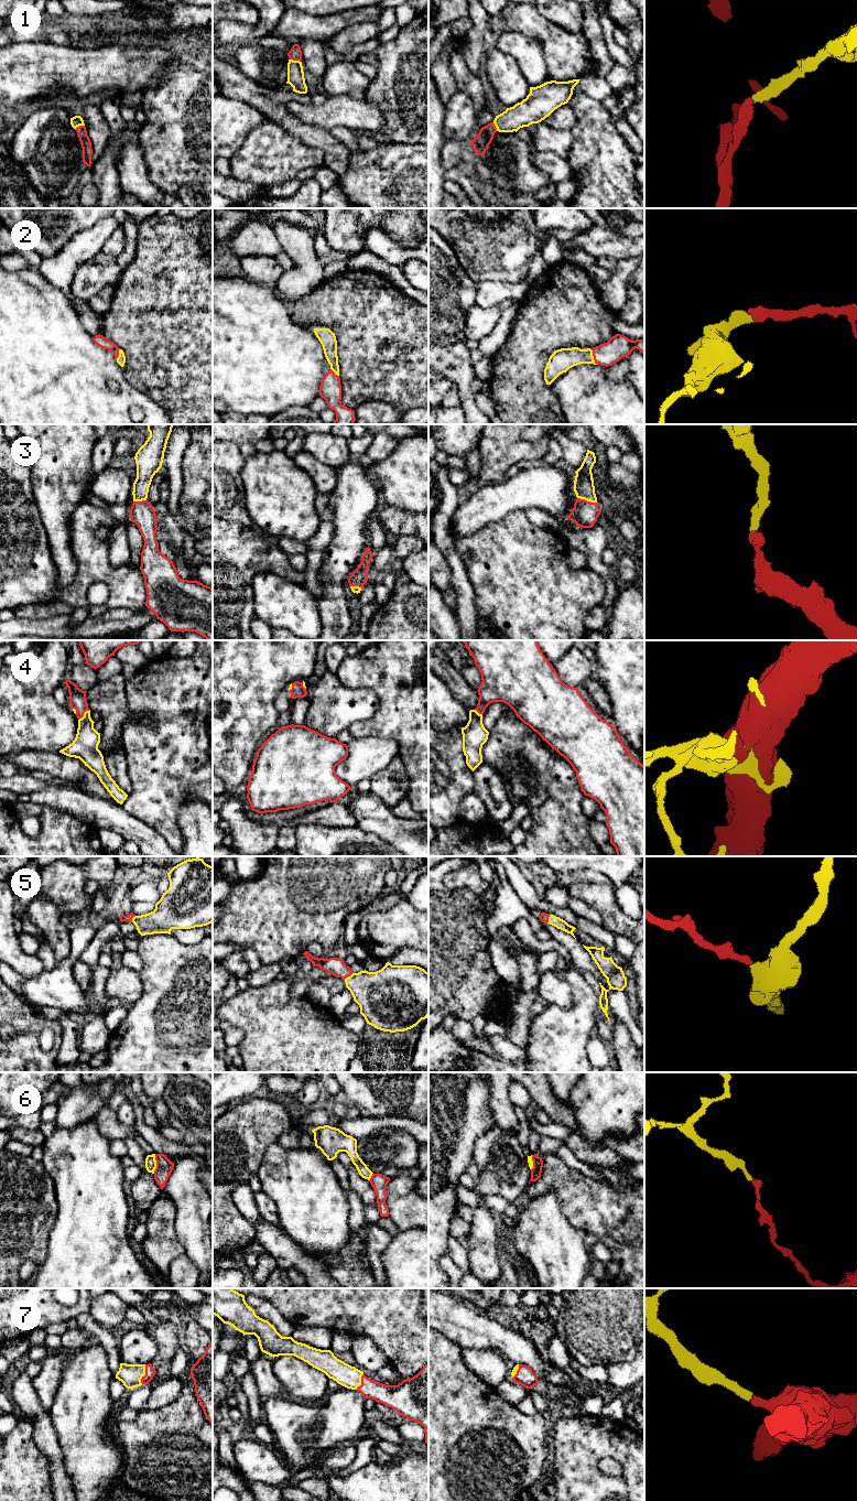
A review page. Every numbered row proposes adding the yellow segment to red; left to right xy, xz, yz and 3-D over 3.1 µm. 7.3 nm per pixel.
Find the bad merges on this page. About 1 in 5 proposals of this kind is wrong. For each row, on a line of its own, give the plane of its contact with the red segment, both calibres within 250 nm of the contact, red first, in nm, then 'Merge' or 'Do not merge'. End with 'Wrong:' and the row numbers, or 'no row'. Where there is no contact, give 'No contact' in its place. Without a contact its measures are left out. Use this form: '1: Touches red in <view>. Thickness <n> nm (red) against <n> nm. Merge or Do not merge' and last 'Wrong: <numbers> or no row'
1: Touches red in xz. Thickness 90 nm (red) against 130 nm. Merge
2: Touches red in yz. Thickness 170 nm (red) against 170 nm. Merge
3: Touches red in yz. Thickness 190 nm (red) against 150 nm. Merge
4: Touches red in xy. Thickness 130 nm (red) against 190 nm. Merge
5: Touches red in xz. Thickness 130 nm (red) against 320 nm. Merge
6: Touches red in xy. Thickness 120 nm (red) against 80 nm. Do not merge
7: Touches red in xy. Thickness 80 nm (red) against 160 nm. Merge
Wrong: 6

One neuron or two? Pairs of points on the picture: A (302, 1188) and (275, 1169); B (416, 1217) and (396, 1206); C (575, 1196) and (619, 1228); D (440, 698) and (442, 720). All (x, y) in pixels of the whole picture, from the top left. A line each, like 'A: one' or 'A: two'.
A: one
B: one
C: one
D: one

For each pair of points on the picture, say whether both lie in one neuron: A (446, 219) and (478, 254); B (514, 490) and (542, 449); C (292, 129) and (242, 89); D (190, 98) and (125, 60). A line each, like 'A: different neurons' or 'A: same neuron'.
A: same neuron
B: different neurons
C: same neuron
D: different neurons

